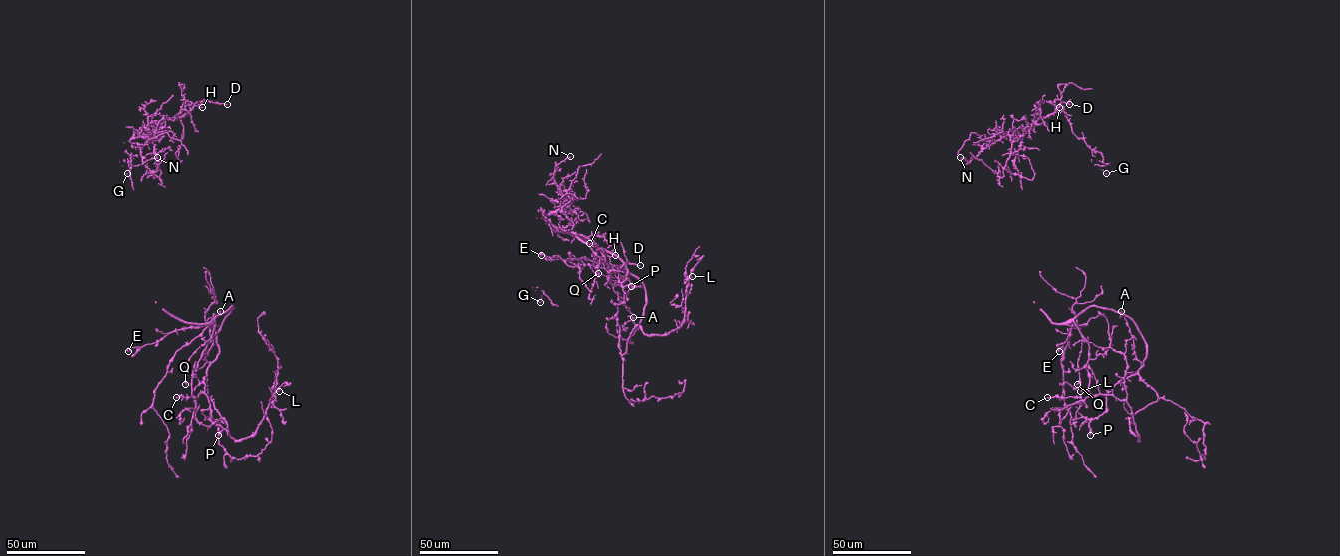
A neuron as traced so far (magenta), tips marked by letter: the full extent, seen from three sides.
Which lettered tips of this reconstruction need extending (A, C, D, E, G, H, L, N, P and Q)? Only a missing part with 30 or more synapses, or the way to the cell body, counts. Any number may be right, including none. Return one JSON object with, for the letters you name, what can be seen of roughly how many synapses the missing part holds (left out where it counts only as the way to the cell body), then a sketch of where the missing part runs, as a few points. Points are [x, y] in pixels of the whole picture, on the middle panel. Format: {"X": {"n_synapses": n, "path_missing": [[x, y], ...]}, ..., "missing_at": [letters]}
{"A": {"n_synapses": 35}, "D": {"n_synapses": 60, "path_missing": [[640, 265], [655, 270], [667, 247], [685, 257], [685, 262]]}, "G": {"n_synapses": 110, "path_missing": [[540, 302], [487, 297], [452, 310], [435, 321], [421, 322]]}, "H": {"n_synapses": 30}, "missing_at": ["A", "D", "G", "H"]}

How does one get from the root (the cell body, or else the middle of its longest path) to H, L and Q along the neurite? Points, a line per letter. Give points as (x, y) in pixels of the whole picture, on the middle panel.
H: (618, 273), (627, 272), (618, 236), (574, 194), (569, 206), (545, 216), (615, 255)
L: (618, 273), (645, 293), (622, 355), (637, 325), (681, 325), (692, 276)
Q: (618, 273), (624, 263), (627, 273), (623, 279), (598, 275), (598, 273)

